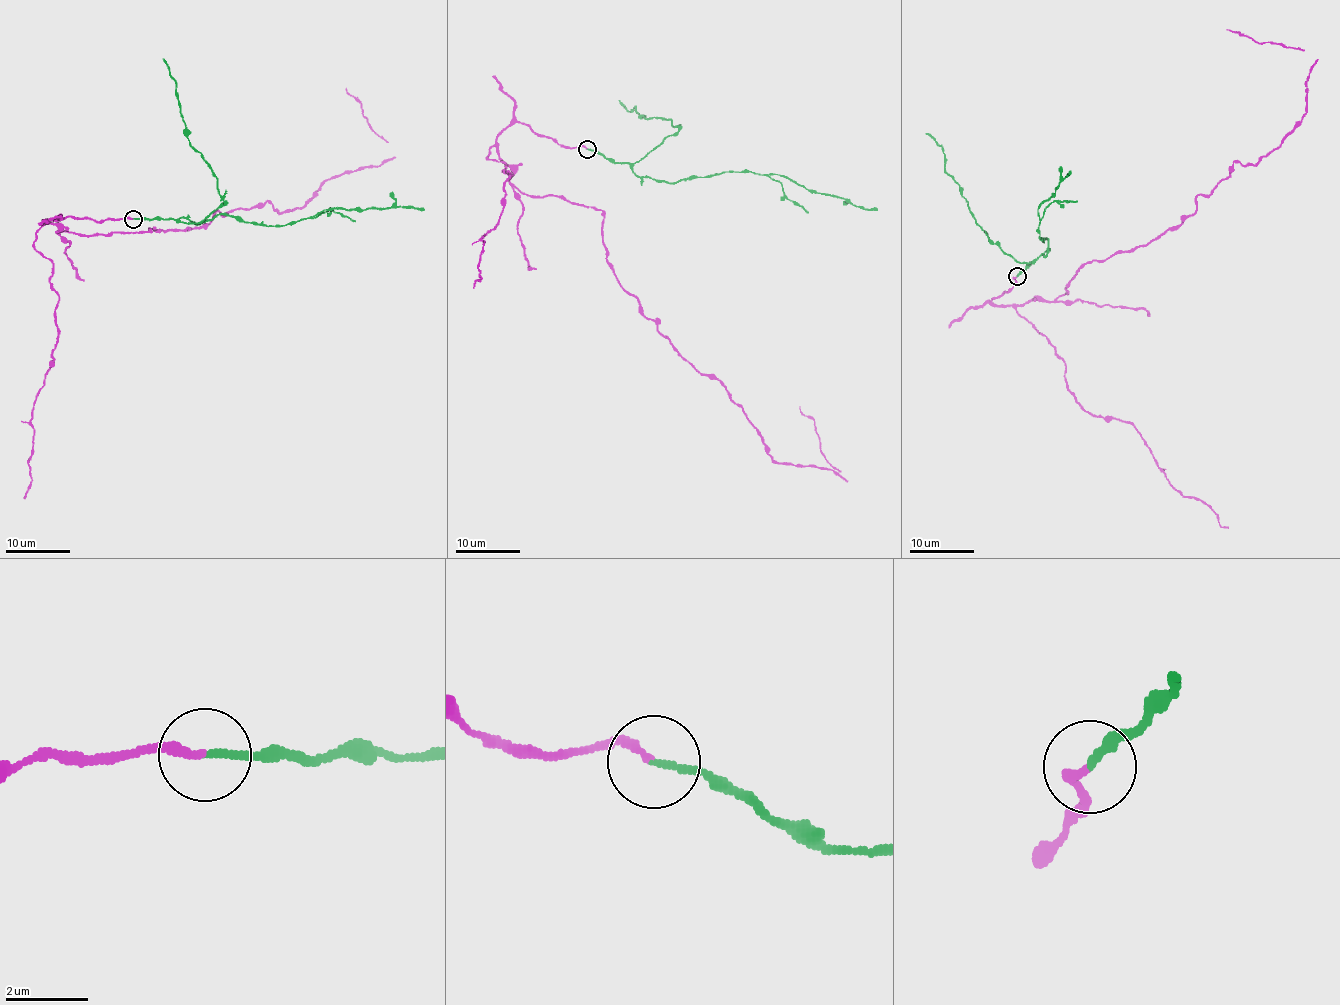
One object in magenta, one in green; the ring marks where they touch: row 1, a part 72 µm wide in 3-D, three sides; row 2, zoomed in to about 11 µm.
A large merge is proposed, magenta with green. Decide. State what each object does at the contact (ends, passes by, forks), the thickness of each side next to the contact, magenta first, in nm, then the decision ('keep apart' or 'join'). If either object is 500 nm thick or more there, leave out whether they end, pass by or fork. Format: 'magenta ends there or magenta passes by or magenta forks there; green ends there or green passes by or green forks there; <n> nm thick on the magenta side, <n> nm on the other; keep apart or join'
magenta ends there; green ends there; 200 nm thick on the magenta side, 170 nm on the other; join

